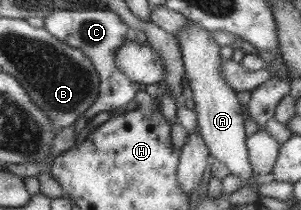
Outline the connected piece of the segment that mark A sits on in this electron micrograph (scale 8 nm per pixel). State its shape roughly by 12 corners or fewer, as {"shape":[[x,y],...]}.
{"shape":[[211,32],[177,35],[209,155],[256,189],[245,109],[219,71]]}

